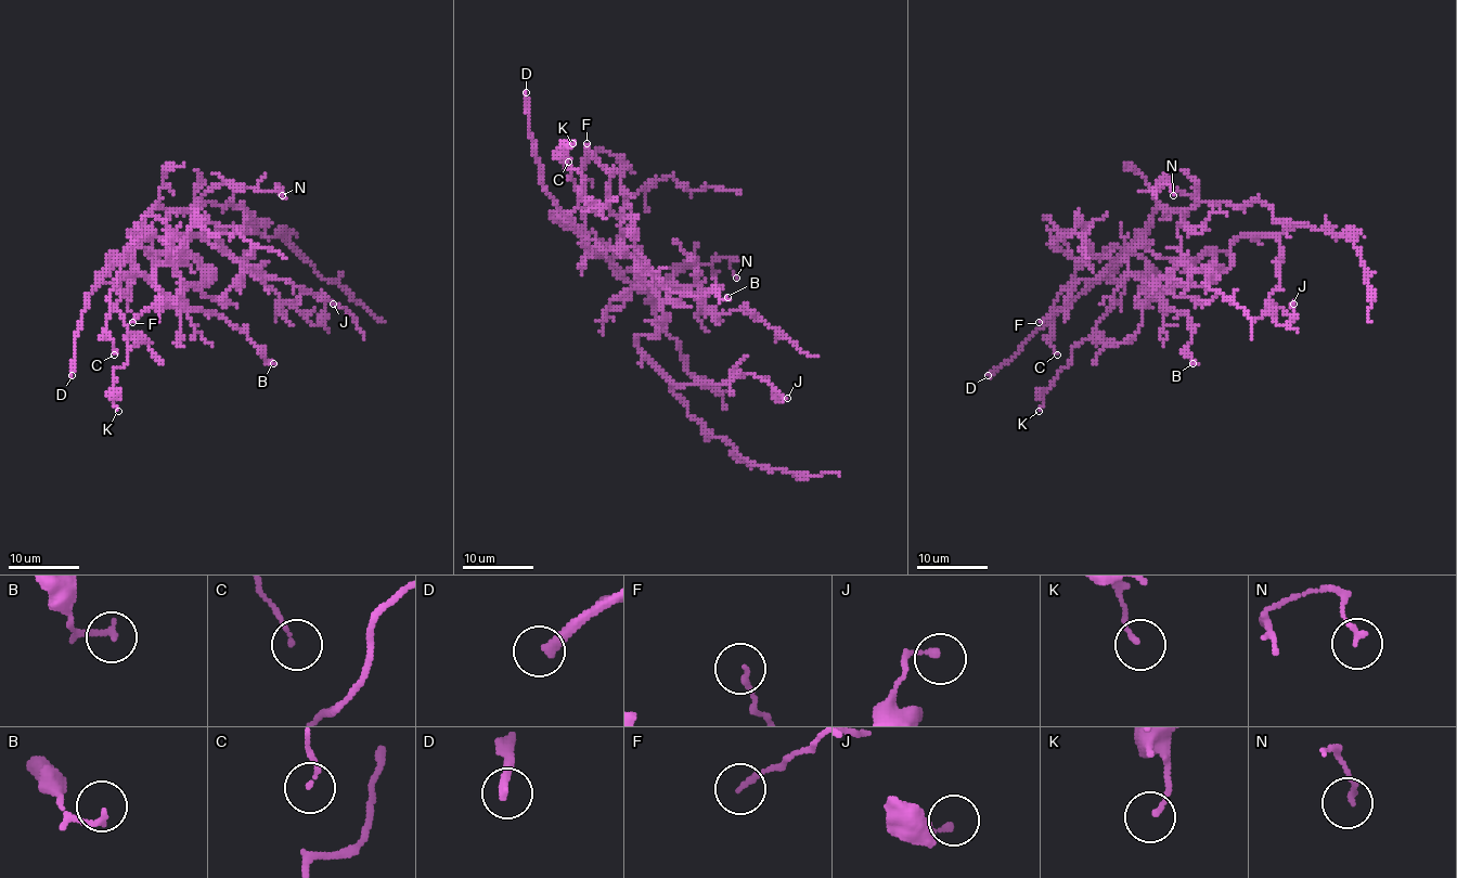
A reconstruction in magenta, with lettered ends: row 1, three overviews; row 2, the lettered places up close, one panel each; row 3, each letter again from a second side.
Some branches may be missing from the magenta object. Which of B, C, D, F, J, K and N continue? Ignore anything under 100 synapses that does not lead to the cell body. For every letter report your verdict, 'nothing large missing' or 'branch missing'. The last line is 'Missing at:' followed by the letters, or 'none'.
B: nothing large missing
C: nothing large missing
D: branch missing
F: nothing large missing
J: nothing large missing
K: nothing large missing
N: nothing large missing
Missing at: D

